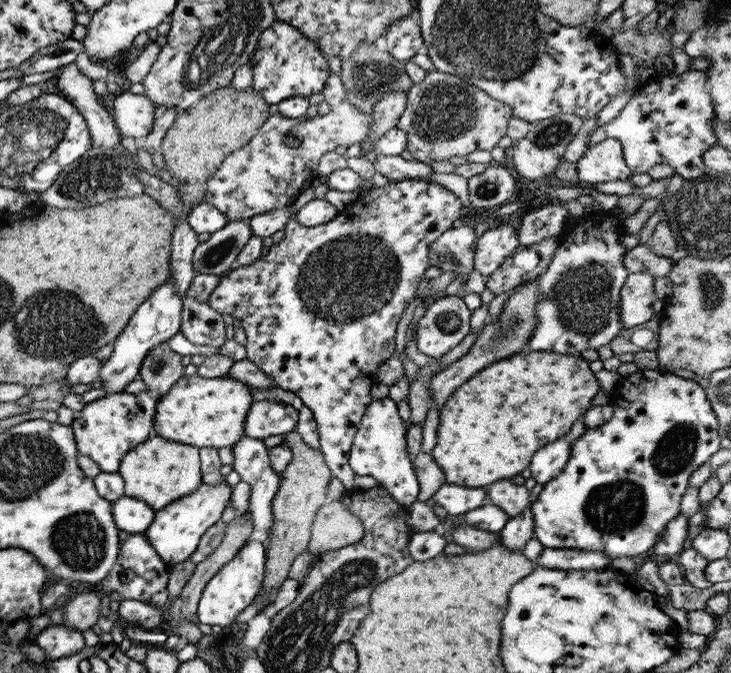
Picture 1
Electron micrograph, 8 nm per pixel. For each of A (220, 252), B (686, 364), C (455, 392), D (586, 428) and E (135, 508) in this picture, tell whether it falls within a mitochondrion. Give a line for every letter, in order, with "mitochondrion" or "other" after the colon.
A: mitochondrion
B: other
C: other
D: other
E: other

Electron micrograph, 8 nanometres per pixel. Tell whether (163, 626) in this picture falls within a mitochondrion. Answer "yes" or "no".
no

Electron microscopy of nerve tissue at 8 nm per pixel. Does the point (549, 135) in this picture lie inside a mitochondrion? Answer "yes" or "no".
yes

